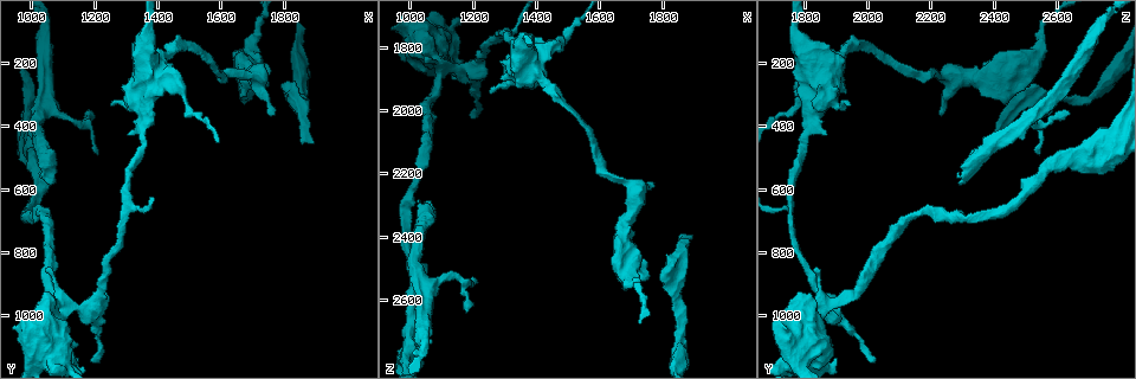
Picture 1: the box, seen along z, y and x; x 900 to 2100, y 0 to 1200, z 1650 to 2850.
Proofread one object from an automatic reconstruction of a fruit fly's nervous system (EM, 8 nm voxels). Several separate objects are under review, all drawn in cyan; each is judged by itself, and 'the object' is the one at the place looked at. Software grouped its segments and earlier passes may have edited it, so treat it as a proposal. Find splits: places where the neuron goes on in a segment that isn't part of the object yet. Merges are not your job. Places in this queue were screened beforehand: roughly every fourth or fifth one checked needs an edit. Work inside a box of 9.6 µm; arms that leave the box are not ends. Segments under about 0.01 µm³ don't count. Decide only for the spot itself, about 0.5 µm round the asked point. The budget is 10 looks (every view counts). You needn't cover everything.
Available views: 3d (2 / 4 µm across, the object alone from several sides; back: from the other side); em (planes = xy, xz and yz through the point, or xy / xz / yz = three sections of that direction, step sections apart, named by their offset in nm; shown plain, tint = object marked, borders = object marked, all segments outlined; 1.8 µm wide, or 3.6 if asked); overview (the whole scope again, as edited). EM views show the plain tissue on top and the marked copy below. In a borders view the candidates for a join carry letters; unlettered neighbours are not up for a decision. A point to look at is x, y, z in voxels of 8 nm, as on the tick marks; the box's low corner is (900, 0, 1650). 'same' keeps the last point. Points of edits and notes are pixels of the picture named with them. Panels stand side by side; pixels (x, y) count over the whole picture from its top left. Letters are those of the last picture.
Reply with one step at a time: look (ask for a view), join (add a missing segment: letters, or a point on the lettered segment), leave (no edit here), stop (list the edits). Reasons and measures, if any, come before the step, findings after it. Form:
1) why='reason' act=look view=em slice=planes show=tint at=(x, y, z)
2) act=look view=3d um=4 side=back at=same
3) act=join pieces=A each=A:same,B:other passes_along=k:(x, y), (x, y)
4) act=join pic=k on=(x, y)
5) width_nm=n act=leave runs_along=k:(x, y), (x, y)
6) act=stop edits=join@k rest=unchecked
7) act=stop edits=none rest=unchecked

why='free end' act=look view=em slice=planes show=borders at=(1900, 450, 2390)

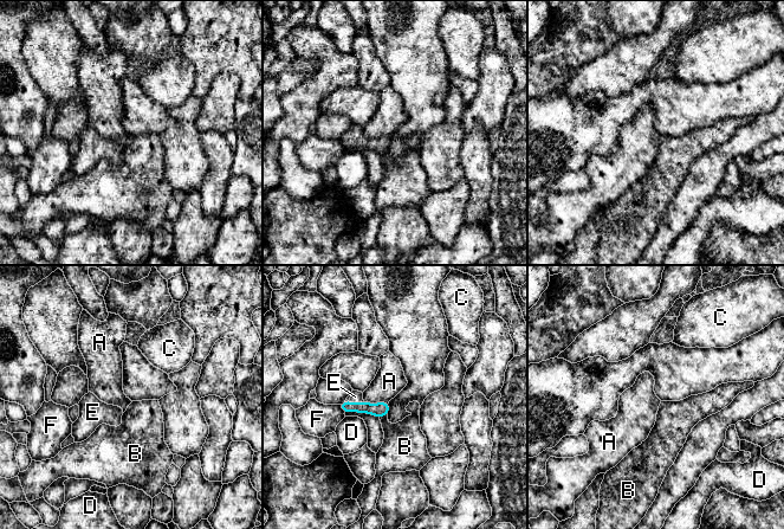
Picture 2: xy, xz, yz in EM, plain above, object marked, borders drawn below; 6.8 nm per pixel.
longest_contact=A:170nm act=join pic=2 on=(355, 397) each=A:other,B:other,C:other,D:other,E:same,F:other found='it goes on there'

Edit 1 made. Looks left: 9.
why='redraw' act=look view=overview

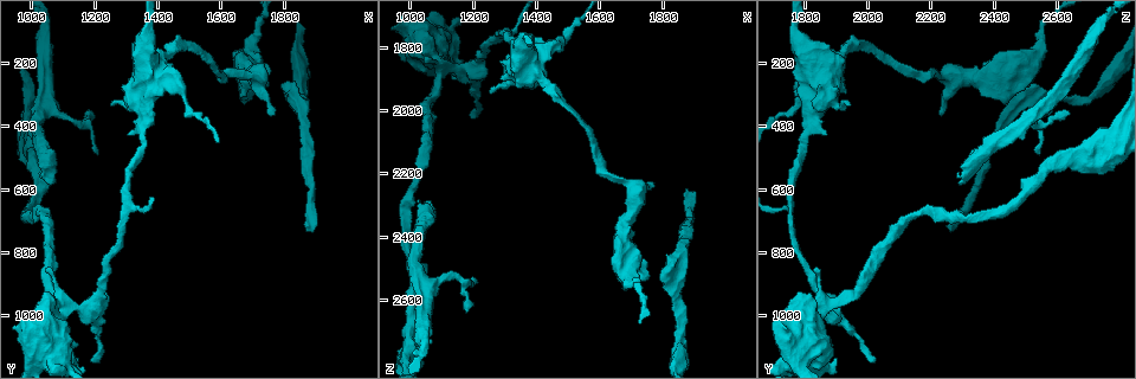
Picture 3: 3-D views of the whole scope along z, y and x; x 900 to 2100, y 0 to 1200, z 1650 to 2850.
why='long arm stops here' act=look view=em slice=xz step=8 show=borders at=(1860, 730, 2260)

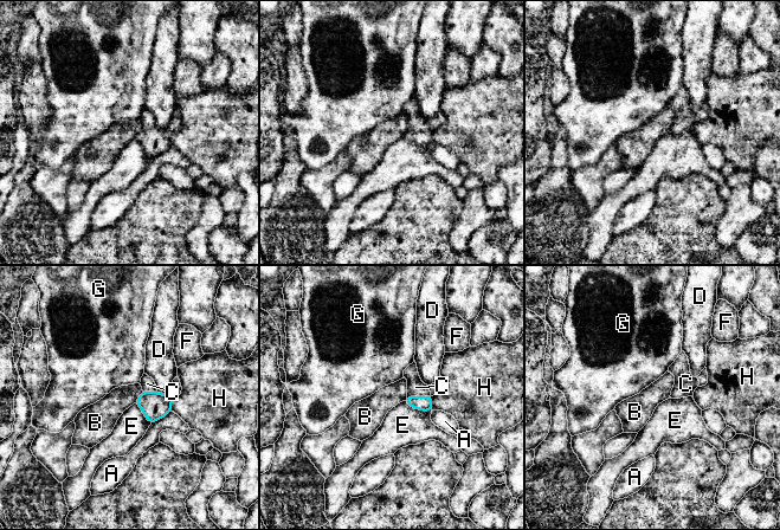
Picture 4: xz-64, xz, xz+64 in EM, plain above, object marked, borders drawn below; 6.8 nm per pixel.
act=join pic=4 on=(416, 387) each=A:other,B:other,C:same,D:other,E:other,F:other,G:other,H:other passes_along=4:(424, 404), (418, 396), (416, 387) found='the neuron continues'

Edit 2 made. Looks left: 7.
act=look view=3d um=4 at=(1110, 970, 1860)

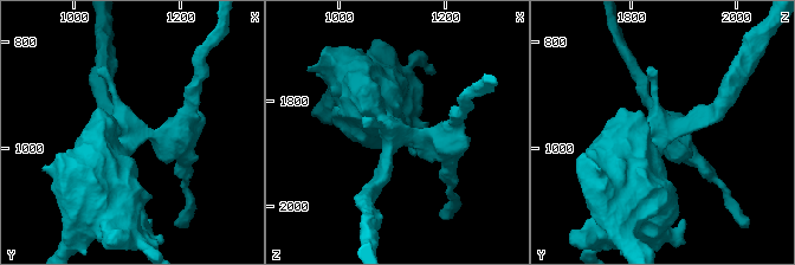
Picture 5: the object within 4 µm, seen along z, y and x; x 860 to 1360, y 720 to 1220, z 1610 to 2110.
act=look view=em um=3.6 slice=planes show=borders at=(1110, 965, 1865)

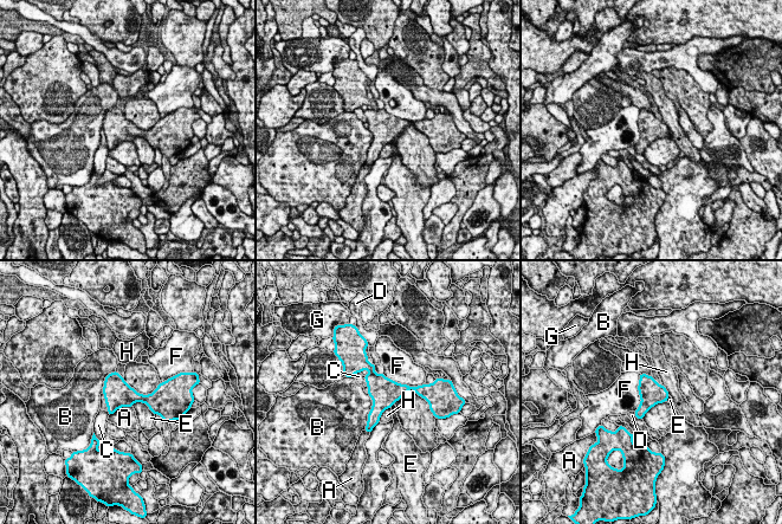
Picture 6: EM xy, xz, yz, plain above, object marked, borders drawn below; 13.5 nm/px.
width_nm=320 act=leave each=A:other,B:other,C:other,D:other,E:other,F:other,G:other,H:other border=6:(665, 401), (656, 403), (641, 419) found='no lettered segment goes on from it'

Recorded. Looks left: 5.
why='stops while still wide' act=look view=3d um=2 side=back at=(1060, 580, 2290)

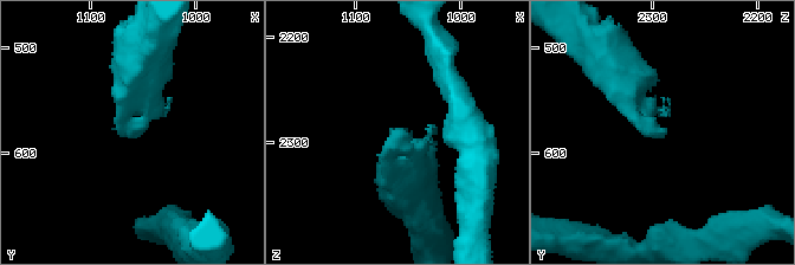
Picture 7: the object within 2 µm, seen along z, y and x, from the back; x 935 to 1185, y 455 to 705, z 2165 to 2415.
why='need the tissue' act=look view=em slice=planes show=borders at=(1050, 580, 2288)

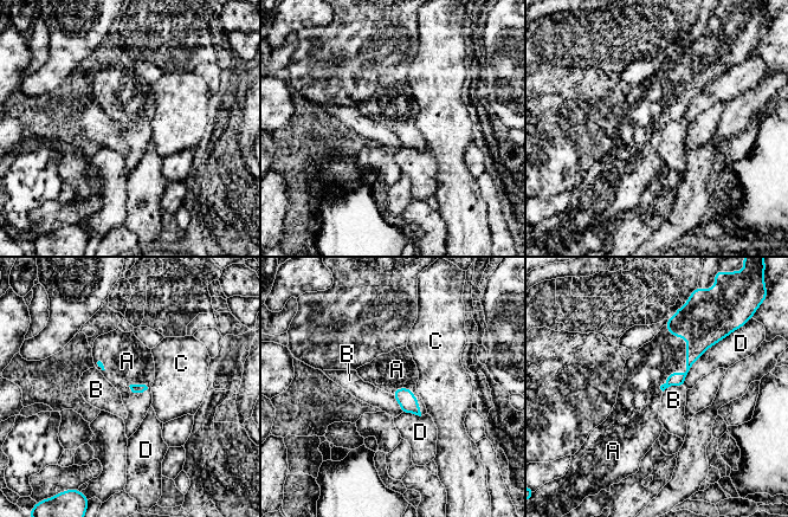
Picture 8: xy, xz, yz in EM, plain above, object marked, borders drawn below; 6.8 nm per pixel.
act=join pic=8 on=(651, 364) each=A:same,B:other,C:other,D:other passes_along=8:(702, 327), (686, 360), (651, 364) found='the neuron continues'

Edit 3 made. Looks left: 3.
act=stop edits=join@2,join@4,join@8 rest=unchecked

